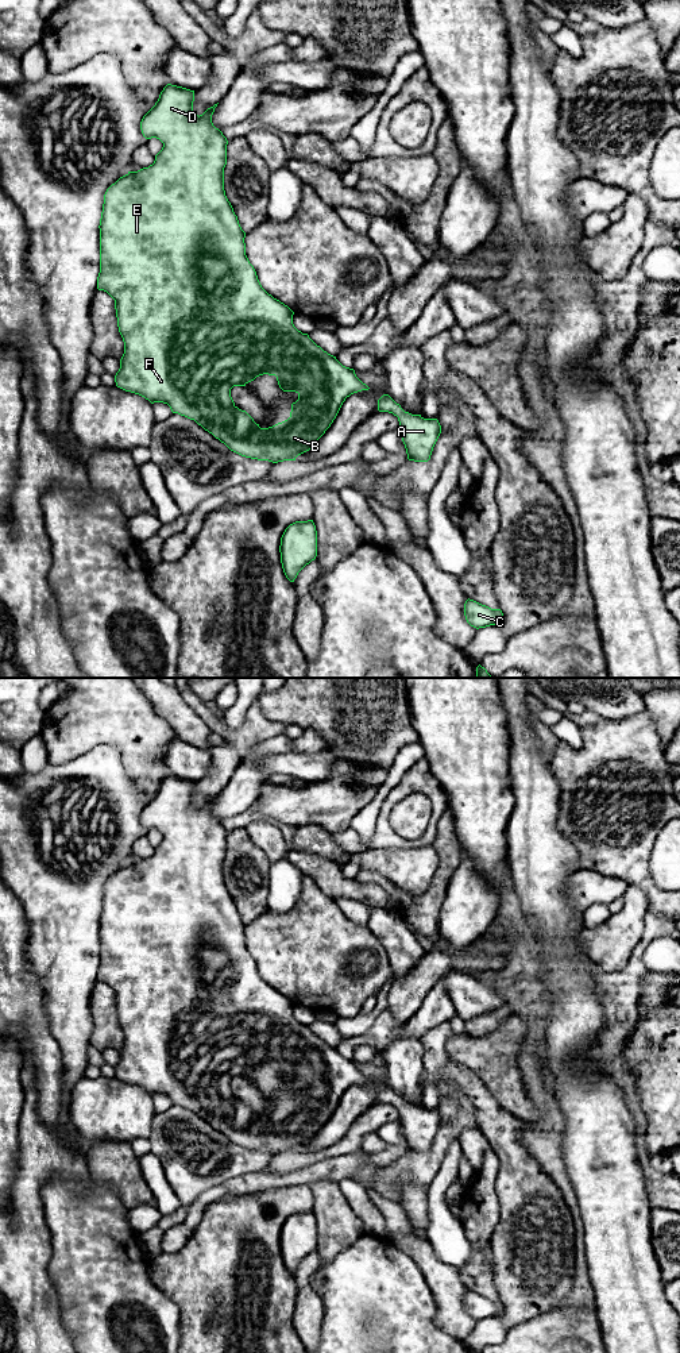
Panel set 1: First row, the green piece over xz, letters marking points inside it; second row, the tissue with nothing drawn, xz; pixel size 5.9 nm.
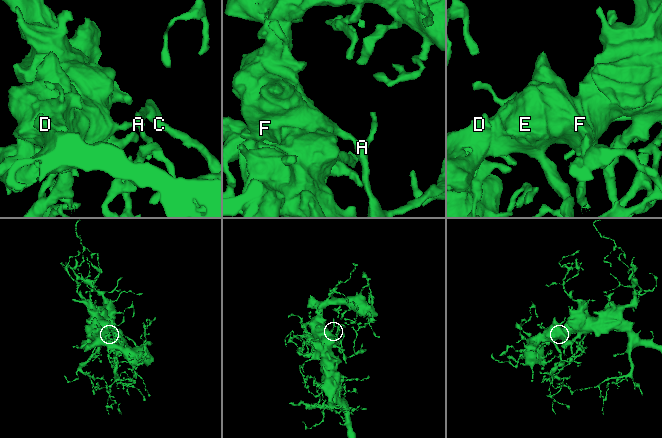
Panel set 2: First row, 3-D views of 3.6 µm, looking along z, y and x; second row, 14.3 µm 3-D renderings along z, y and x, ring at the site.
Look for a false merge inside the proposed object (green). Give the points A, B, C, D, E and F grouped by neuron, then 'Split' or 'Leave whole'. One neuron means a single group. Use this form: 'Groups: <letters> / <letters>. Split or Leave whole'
Groups: A B C D E F. Leave whole

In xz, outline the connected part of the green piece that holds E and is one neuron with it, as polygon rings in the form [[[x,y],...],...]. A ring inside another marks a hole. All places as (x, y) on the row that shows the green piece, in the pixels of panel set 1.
[[[167,84],[163,88],[155,105],[140,122],[143,136],[146,139],[159,139],[163,143],[162,150],[155,155],[152,165],[138,171],[128,171],[112,184],[104,194],[98,226],[100,273],[97,277],[97,289],[107,292],[115,300],[117,327],[124,342],[124,354],[120,359],[120,369],[115,375],[115,382],[117,388],[139,394],[151,404],[167,404],[173,413],[194,420],[205,431],[224,443],[231,451],[242,456],[268,460],[273,463],[295,460],[298,455],[309,451],[325,433],[336,419],[347,397],[362,390],[368,390],[370,388],[356,377],[353,369],[343,366],[336,356],[317,346],[308,334],[298,331],[293,324],[294,312],[262,288],[256,271],[246,255],[246,232],[242,230],[237,216],[235,215],[224,190],[224,167],[227,165],[228,140],[212,123],[212,115],[217,104],[198,116],[193,112],[193,101],[194,90],[171,84]],[[263,374],[275,375],[278,385],[283,392],[295,392],[298,394],[298,400],[291,404],[290,417],[268,428],[260,428],[246,410],[242,410],[235,405],[231,397],[231,389],[233,386],[246,386],[248,382]]]

